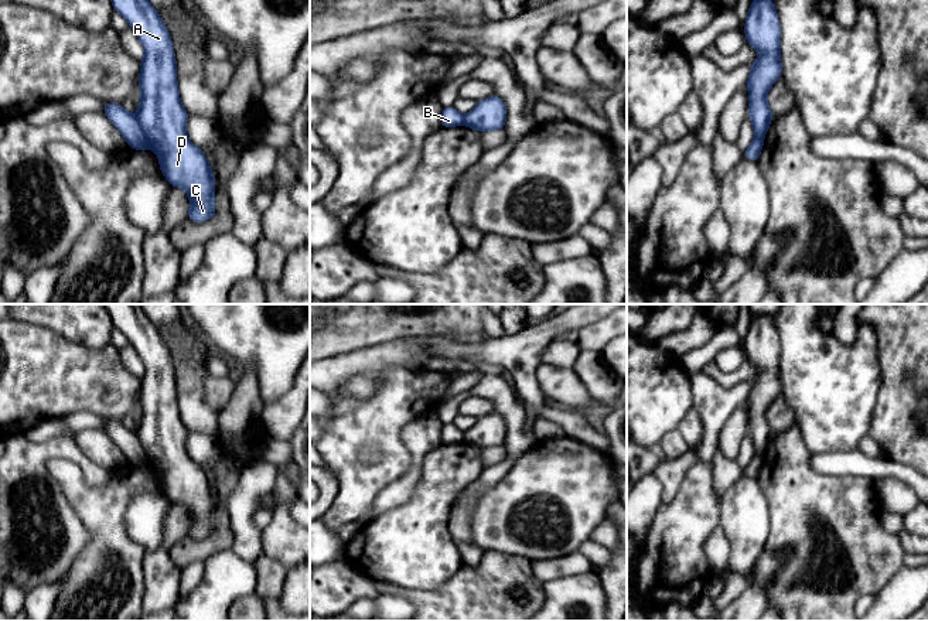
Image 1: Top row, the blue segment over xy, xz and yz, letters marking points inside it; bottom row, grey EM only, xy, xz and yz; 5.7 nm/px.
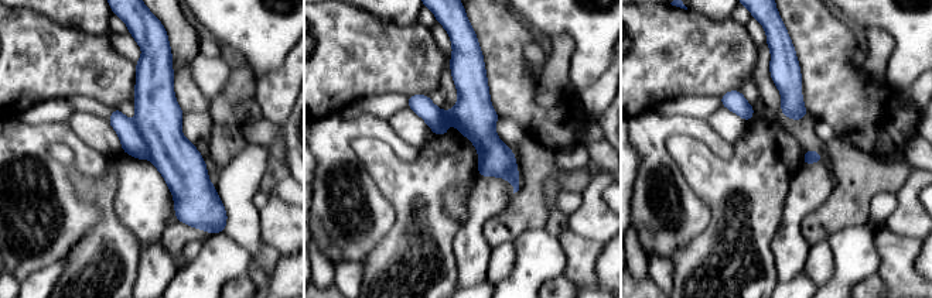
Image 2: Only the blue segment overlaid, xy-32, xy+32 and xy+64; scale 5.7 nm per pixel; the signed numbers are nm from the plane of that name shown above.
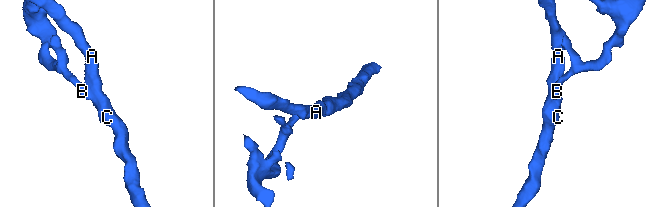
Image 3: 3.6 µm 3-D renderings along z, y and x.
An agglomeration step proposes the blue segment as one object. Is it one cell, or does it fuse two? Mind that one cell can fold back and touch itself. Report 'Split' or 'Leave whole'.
Split

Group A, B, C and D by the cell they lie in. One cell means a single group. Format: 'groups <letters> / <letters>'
groups A C D / B

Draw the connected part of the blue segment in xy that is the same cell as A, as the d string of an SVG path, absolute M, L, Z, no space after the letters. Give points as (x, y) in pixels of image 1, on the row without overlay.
M140 304L103 306L109 311L115 328L124 334L130 345L139 354L146 369L140 379L139 405L141 417L139 419L139 430L136 434L143 444L150 464L158 474L160 488L167 495L168 501L171 504L182 505L187 509L191 519L187 535L197 540L205 539L216 530L214 521L216 505L212 485L202 465L197 464L185 450L185 441L190 431L180 417L177 379L170 349L158 328L149 320Z

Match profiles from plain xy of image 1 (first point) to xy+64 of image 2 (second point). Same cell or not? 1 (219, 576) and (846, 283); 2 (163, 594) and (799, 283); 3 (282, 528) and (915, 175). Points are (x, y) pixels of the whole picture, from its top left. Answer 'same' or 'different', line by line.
1: same
2: different
3: same

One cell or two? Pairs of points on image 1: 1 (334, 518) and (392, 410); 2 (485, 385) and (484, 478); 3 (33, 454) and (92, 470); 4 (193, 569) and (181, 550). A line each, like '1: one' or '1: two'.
1: one
2: one
3: one
4: two

